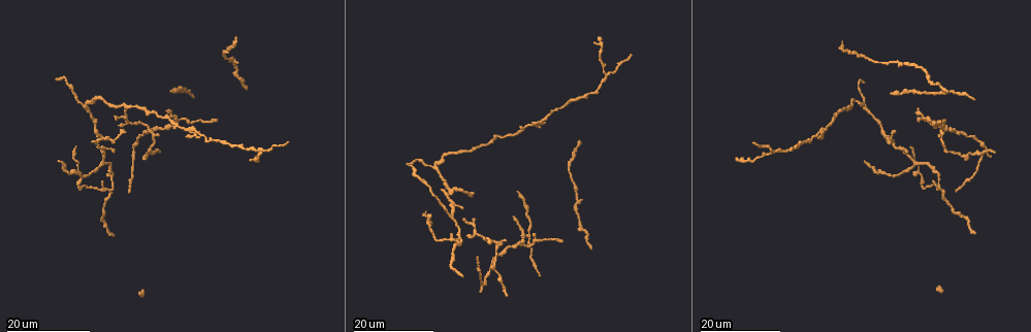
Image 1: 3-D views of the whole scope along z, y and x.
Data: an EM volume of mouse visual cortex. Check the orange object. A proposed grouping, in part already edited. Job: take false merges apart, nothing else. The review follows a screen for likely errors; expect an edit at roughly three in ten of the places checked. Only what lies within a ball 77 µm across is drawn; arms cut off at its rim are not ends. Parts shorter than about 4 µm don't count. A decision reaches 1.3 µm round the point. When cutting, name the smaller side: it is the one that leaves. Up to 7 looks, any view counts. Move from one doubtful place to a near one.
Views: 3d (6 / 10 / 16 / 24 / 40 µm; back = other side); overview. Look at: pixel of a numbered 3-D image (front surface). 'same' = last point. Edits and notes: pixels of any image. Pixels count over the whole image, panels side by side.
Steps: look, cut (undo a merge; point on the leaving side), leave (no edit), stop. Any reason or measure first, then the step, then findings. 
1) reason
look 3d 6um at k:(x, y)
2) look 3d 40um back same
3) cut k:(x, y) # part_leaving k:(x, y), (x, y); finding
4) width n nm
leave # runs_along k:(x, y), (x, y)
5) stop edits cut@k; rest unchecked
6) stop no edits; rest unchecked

thin arm on a thick one
look 3d 16um at 1:(433, 168)

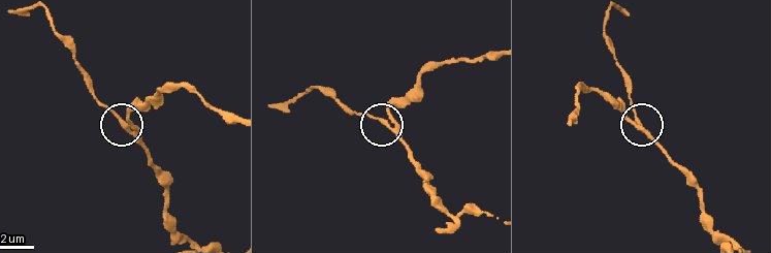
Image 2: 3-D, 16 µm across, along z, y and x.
look 3d 6um at 2:(381, 120)

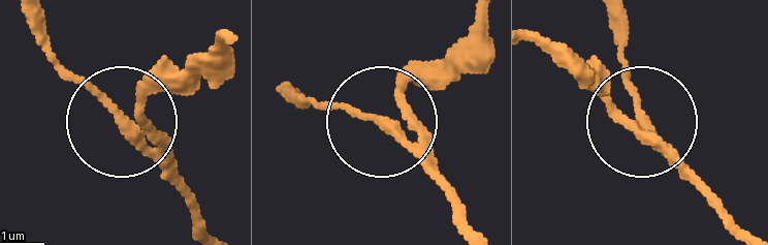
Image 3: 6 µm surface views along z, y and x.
arms 3
leave # one cell here

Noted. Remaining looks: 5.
look 3d 16um at 1:(102, 138)

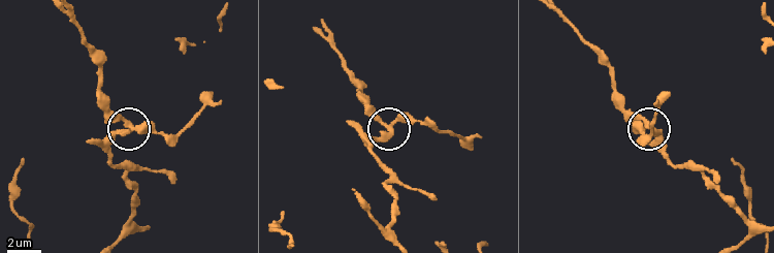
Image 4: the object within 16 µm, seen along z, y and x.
look 3d 10um at 4:(646, 125)

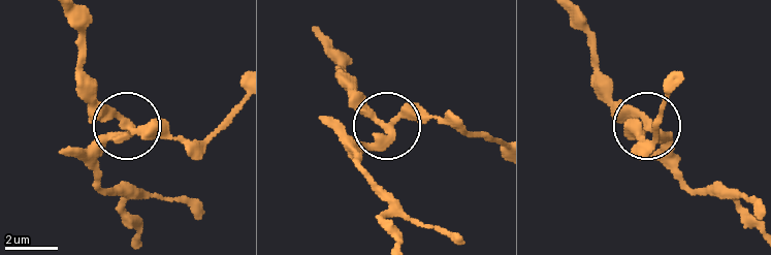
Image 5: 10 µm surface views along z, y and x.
leave # runs_along 5:(759, 227), (693, 187), (648, 129), (639, 140); continuous, no second cell

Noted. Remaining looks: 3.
a fork
look 3d 24um at 1:(605, 76)

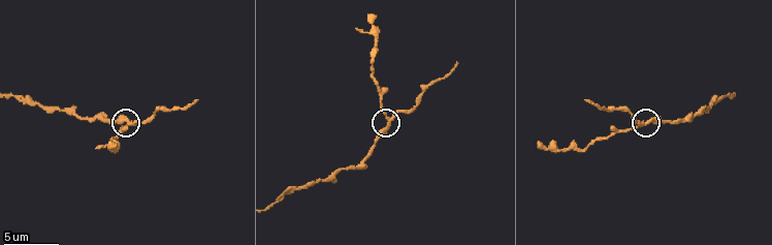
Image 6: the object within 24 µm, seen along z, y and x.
look 3d 10um at 6:(640, 124)

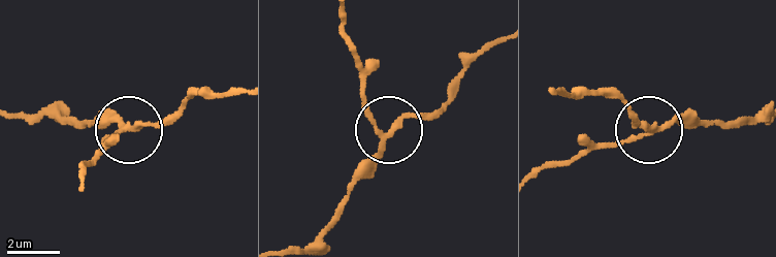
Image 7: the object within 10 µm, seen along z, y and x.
arms 3
leave # runs_along 7:(761, 116), (645, 127), (629, 111); all the same cell

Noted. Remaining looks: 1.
stop no edits; rest unchecked

